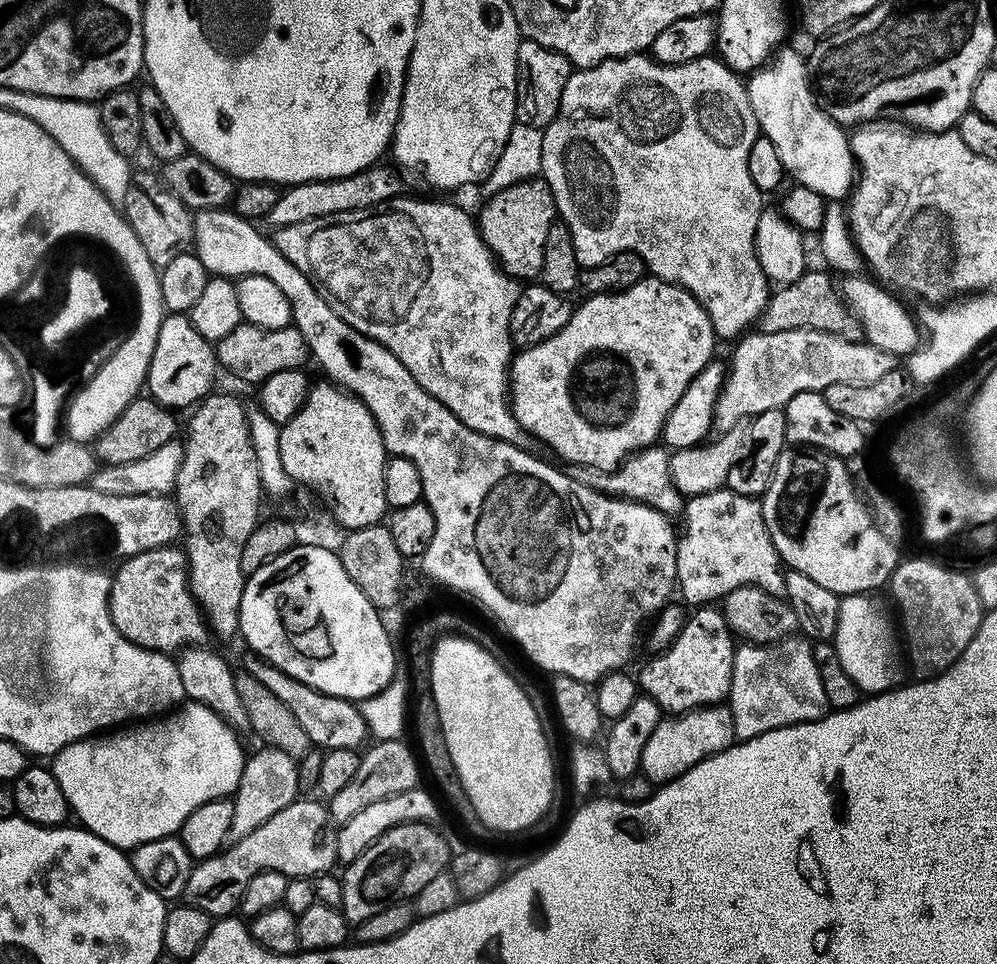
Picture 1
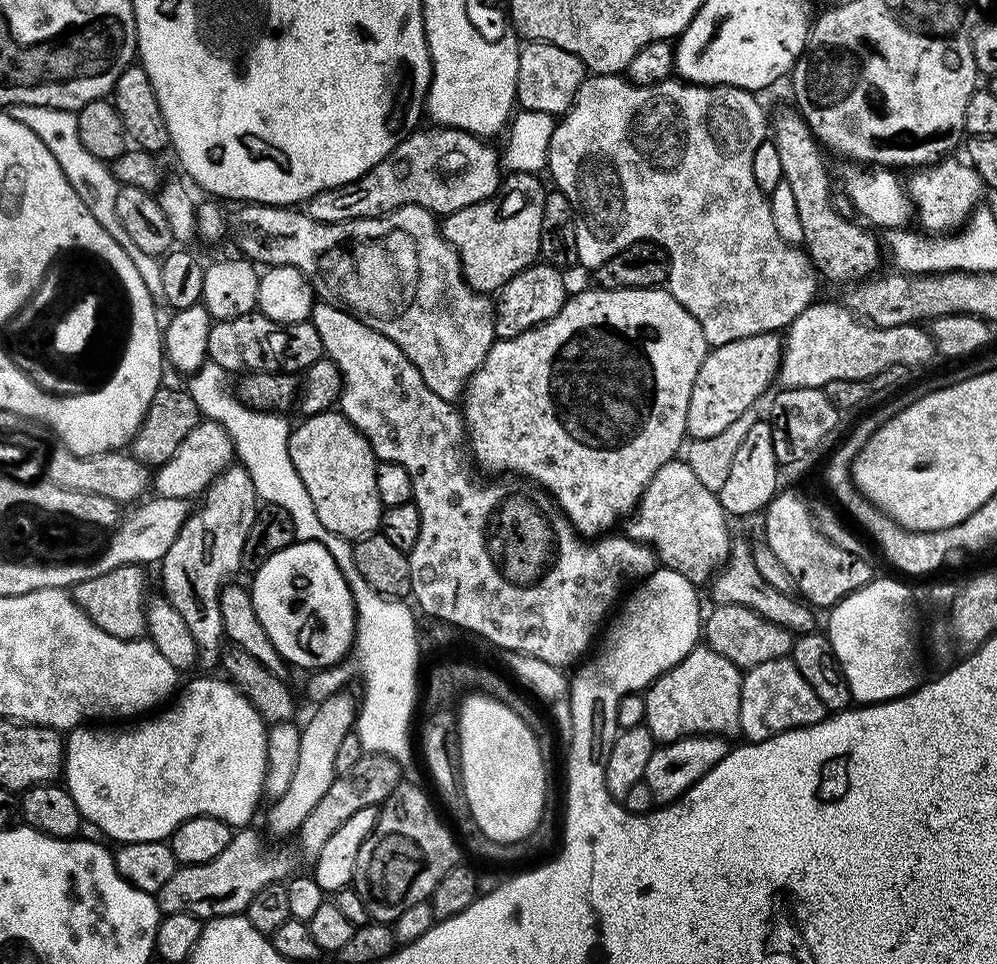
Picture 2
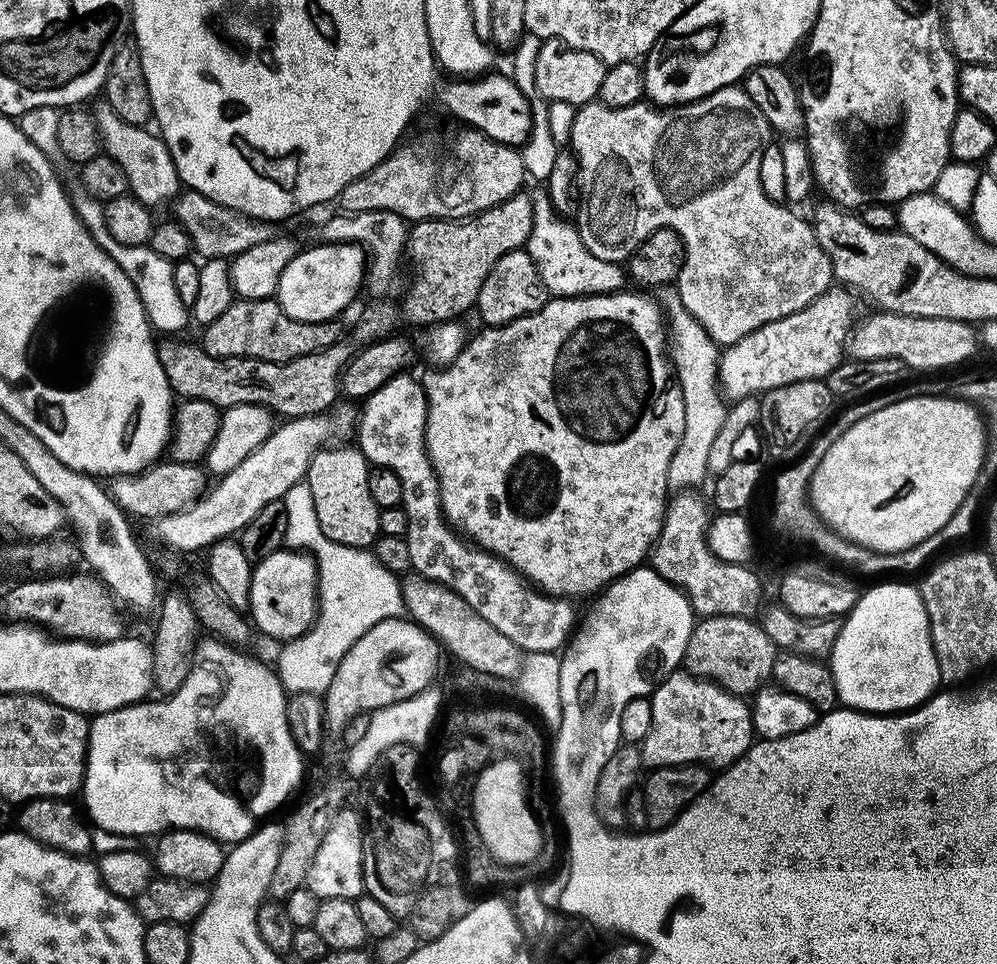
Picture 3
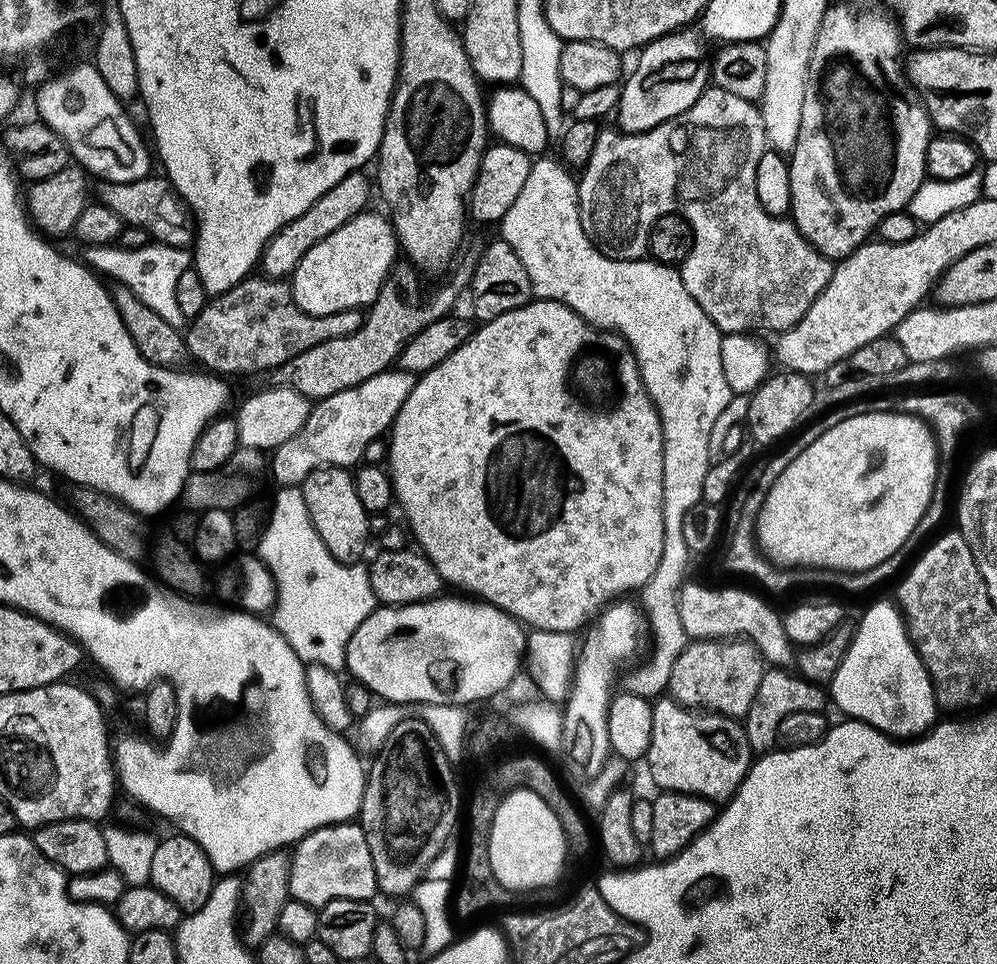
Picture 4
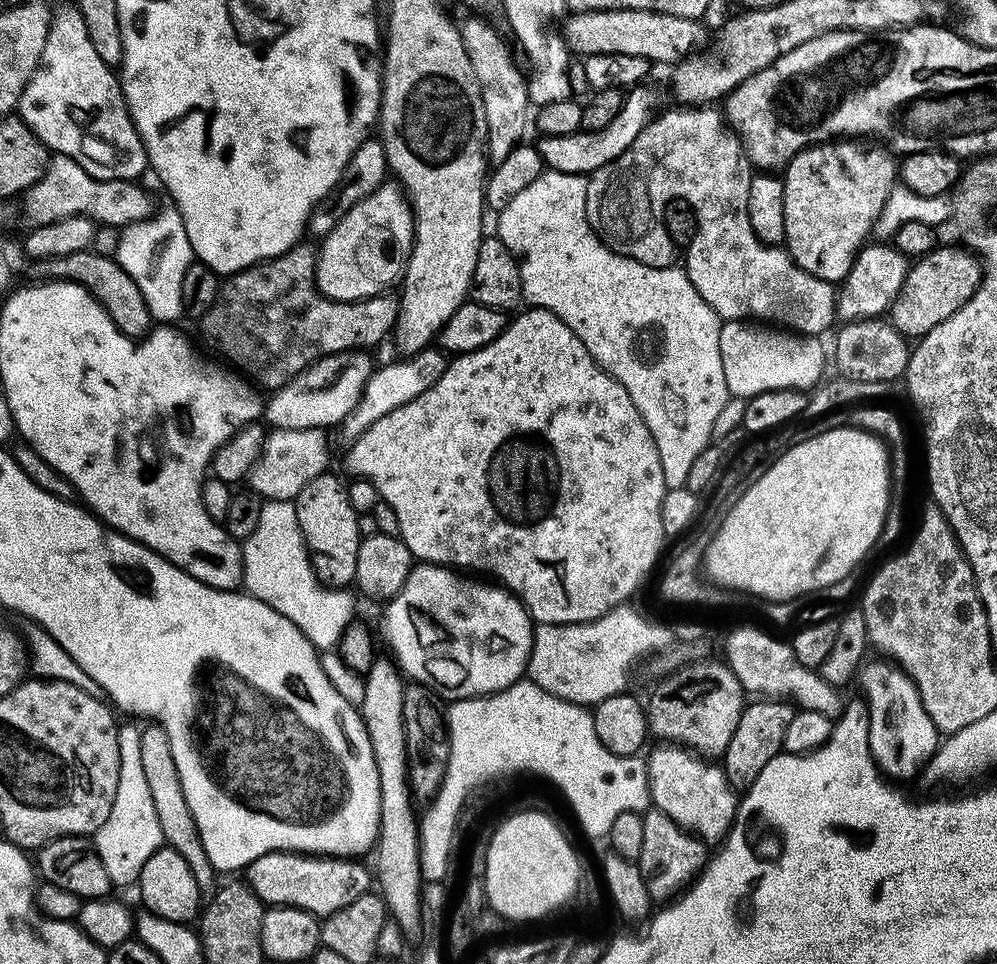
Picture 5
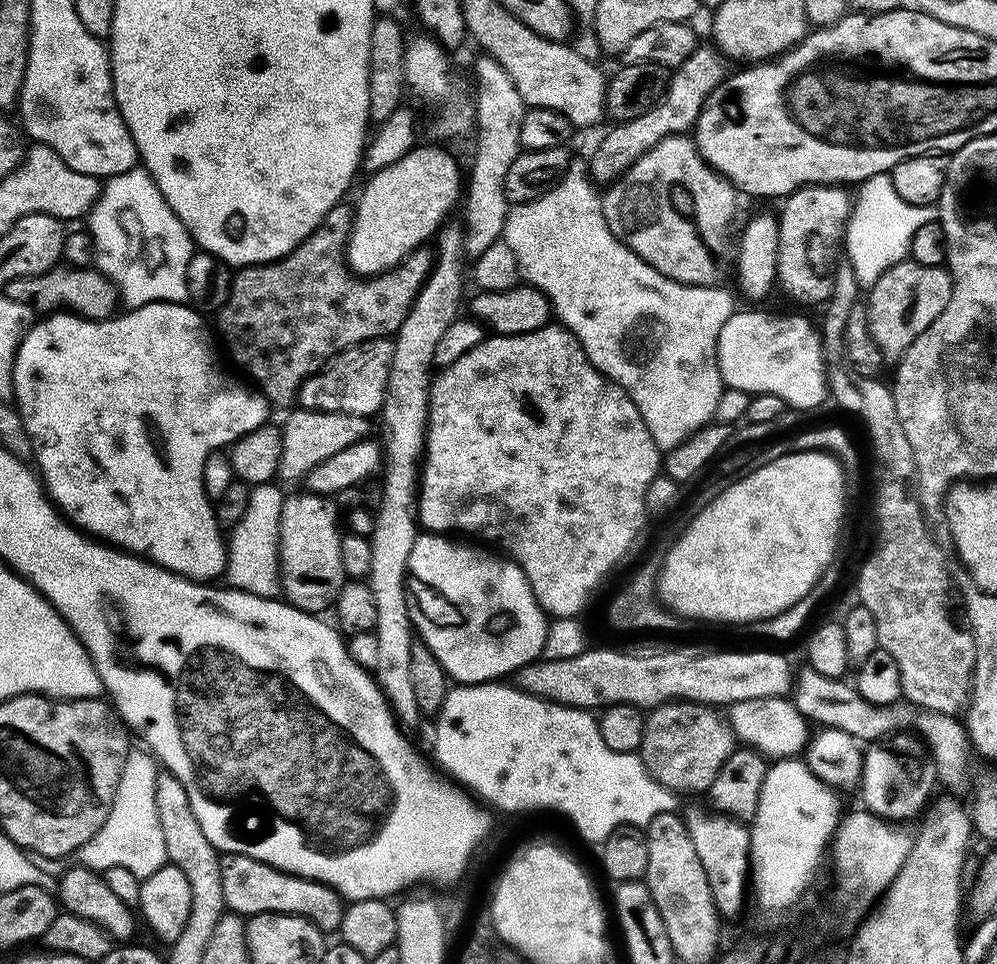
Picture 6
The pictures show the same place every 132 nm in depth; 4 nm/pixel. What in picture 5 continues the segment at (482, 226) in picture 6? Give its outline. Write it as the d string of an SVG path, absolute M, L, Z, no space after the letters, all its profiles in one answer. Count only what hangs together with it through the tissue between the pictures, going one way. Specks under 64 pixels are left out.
M480 14L469 17L465 24L459 25L460 37L466 46L466 54L470 54L474 78L478 78L478 86L482 90L482 107L486 109L488 131L488 158L493 165L497 165L525 139L524 131L530 128L528 80L525 73L520 73L520 68L512 57L512 48L504 41L503 34L488 21L491 19Z

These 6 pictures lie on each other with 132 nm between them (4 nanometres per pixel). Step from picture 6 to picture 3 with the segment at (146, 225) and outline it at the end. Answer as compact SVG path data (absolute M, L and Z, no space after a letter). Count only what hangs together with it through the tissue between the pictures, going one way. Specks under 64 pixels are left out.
M81 207L79 209L80 220L86 226L89 234L96 239L98 246L102 246L102 250L106 250L106 254L110 254L110 258L114 258L114 262L118 262L118 266L124 271L126 278L130 278L130 282L134 282L134 290L138 290L138 294L142 298L144 309L148 315L148 323L152 325L153 329L184 328L190 324L189 305L184 304L182 298L178 298L178 290L174 290L173 261L155 253L149 246L122 246L118 242L114 242L114 238L110 238L110 234L106 230L103 207L92 207L96 208Z

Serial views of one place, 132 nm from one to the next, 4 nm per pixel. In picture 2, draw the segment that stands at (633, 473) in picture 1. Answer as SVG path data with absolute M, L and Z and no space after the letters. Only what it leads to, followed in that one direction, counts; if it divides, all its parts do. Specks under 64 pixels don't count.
M687 459L667 460L658 474L650 478L646 490L640 496L639 512L635 539L651 546L663 567L677 571L695 586L707 585L728 559L729 517L722 510L719 495L706 490L706 486L698 482Z

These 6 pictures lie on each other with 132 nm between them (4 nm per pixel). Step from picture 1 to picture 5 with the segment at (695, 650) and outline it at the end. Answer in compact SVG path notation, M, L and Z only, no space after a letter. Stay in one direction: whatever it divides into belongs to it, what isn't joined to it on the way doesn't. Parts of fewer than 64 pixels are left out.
M660 742L646 756L648 766L648 798L651 807L670 814L678 826L699 836L709 846L719 845L736 822L738 792L726 778L723 767L671 742Z

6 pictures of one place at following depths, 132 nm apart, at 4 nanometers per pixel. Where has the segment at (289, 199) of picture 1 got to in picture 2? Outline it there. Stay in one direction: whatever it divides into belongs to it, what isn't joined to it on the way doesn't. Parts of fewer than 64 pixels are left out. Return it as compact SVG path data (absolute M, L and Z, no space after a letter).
M443 126L432 128L426 129L425 132L420 132L421 130L409 132L398 146L394 146L390 155L382 158L382 162L378 162L369 172L362 174L354 182L343 184L341 188L327 188L314 194L306 201L308 216L318 222L333 224L343 220L384 216L387 212L393 212L395 208L417 204L430 213L445 217L451 212L457 212L466 206L474 206L494 196L502 183L501 153L497 149L495 152L488 145L491 143L487 139L472 136L469 132Z

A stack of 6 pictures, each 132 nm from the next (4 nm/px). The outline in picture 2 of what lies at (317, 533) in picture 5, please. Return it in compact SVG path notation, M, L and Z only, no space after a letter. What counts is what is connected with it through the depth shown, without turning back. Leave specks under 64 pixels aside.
M339 410L319 412L313 416L305 416L301 424L288 433L288 453L290 462L294 462L294 470L298 478L302 478L302 486L306 486L306 494L310 494L310 502L314 502L314 510L326 530L349 542L371 536L380 527L382 505L378 498L378 478L376 477L377 459L372 452L370 442L358 431Z

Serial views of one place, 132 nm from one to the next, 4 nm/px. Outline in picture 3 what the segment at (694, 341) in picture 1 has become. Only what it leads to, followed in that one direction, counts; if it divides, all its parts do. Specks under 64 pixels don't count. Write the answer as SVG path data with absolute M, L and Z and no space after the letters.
M628 291L605 292L598 296L557 296L549 298L534 314L526 314L497 328L481 327L481 332L469 339L454 362L432 370L422 380L428 403L424 445L438 478L445 518L465 540L504 561L545 596L577 598L599 593L619 576L645 563L664 524L664 510L670 499L670 458L674 458L674 450L678 450L682 442L686 406L680 385L670 383L666 317L659 303L648 297L651 295Z

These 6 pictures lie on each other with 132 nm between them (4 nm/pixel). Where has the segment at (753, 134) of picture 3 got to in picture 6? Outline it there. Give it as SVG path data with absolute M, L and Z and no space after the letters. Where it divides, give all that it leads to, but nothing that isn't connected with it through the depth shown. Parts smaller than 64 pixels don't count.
M691 135L668 136L658 146L654 146L634 166L630 166L621 174L619 180L607 185L600 205L604 211L610 230L623 242L642 262L654 266L658 274L670 278L674 282L682 282L690 286L715 285L716 260L710 249L704 245L700 232L691 223L689 217L680 215L669 202L667 195L648 183L667 186L677 184L690 190L690 198L694 198L694 221L700 227L704 240L710 247L724 248L731 234L732 219L736 216L737 189L724 176L719 176L698 154L695 139Z

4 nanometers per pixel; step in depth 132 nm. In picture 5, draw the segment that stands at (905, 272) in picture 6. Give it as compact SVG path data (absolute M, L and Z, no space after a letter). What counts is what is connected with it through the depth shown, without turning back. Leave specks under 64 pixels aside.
M963 246L935 247L909 267L890 309L892 325L905 338L925 336L934 330L934 326L950 318L950 314L957 312L975 294L981 279L981 261L969 249Z

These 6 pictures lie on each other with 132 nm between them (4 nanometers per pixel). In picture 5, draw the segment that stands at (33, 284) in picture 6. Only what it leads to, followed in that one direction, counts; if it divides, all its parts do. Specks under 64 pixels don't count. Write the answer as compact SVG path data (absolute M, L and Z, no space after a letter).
M89 250L78 254L55 256L49 260L32 260L29 265L29 281L69 280L71 284L85 288L102 305L104 313L114 321L117 330L123 336L139 341L147 336L153 327L153 318L146 306L146 298L142 298L142 290L138 290L138 282L134 282L134 278L130 278L130 274L126 274L124 267L113 257Z

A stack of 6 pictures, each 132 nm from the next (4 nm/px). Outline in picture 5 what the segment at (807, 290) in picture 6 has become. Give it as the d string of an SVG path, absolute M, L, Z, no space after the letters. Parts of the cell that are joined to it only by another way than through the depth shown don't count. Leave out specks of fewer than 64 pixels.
M837 138L827 144L814 144L812 147L799 152L788 163L788 167L783 169L782 179L784 182L784 197L786 198L786 234L784 235L783 247L790 254L792 261L800 266L802 270L806 270L806 274L814 274L814 278L825 280L834 286L839 285L846 278L846 274L850 274L850 266L856 261L856 256L860 253L861 248L865 247L866 241L869 239L867 236L871 237L873 235L886 198L890 198L892 189L897 187L897 157L880 142L865 142L860 138Z

